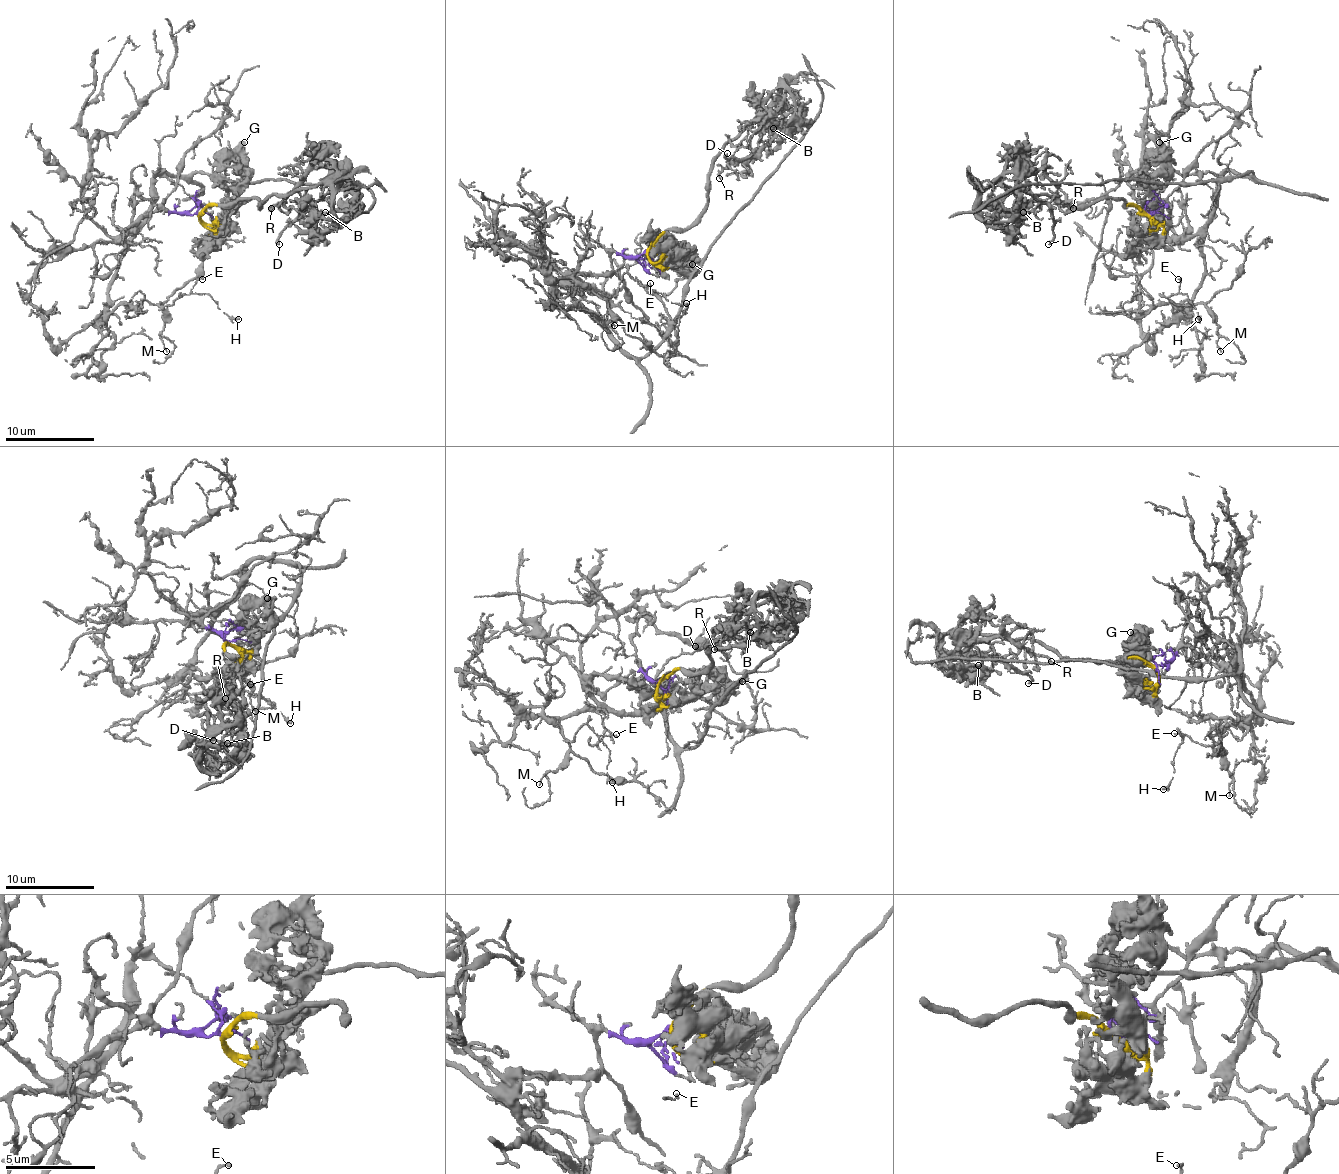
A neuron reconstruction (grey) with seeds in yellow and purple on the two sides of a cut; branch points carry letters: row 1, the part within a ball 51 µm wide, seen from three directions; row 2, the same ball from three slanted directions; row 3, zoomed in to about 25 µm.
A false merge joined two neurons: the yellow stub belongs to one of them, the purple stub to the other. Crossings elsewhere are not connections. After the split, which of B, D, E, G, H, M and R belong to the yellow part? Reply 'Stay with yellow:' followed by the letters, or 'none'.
Stay with yellow: B, D, G, R

